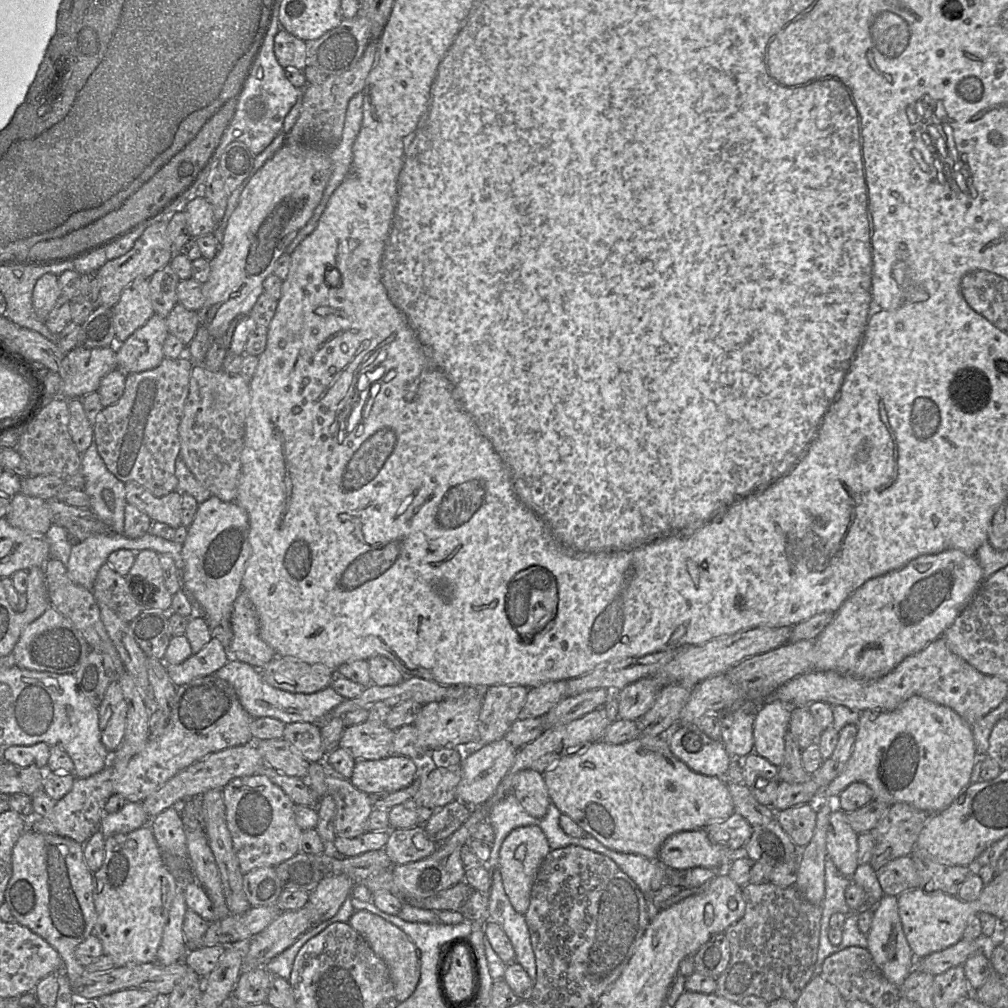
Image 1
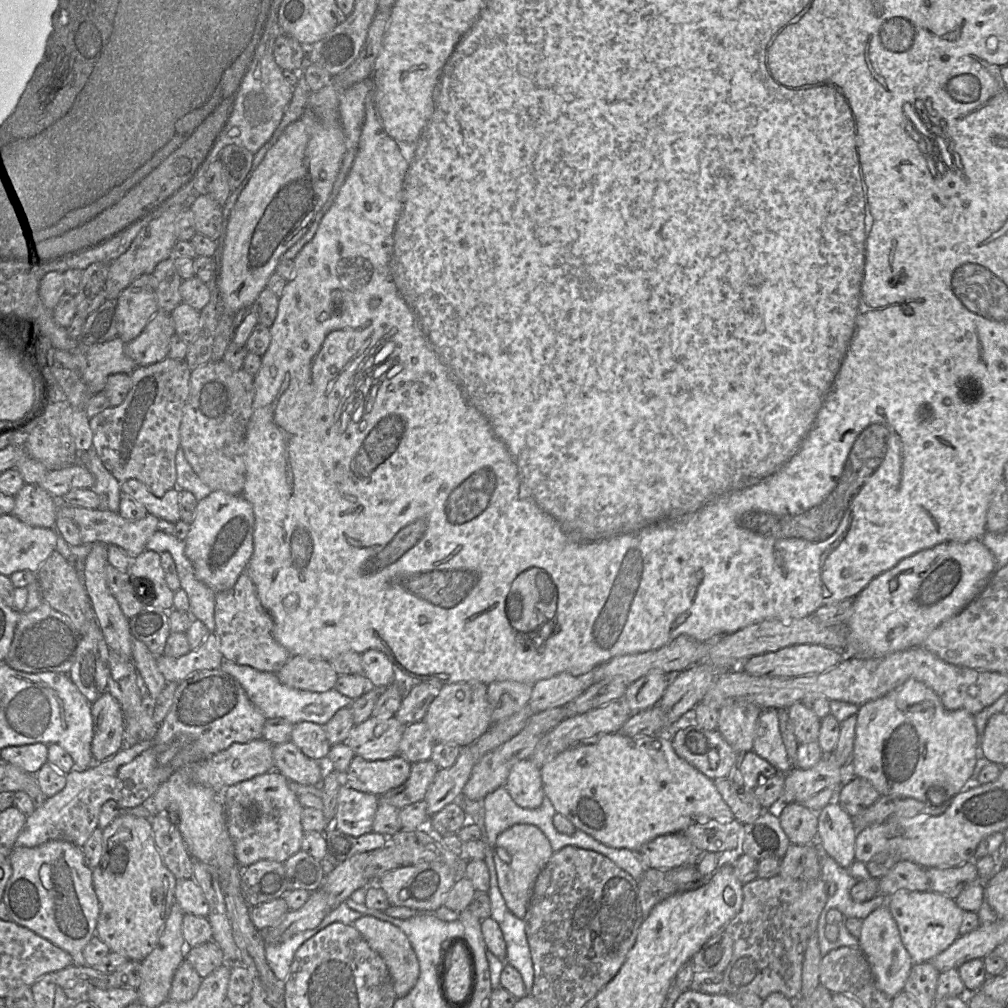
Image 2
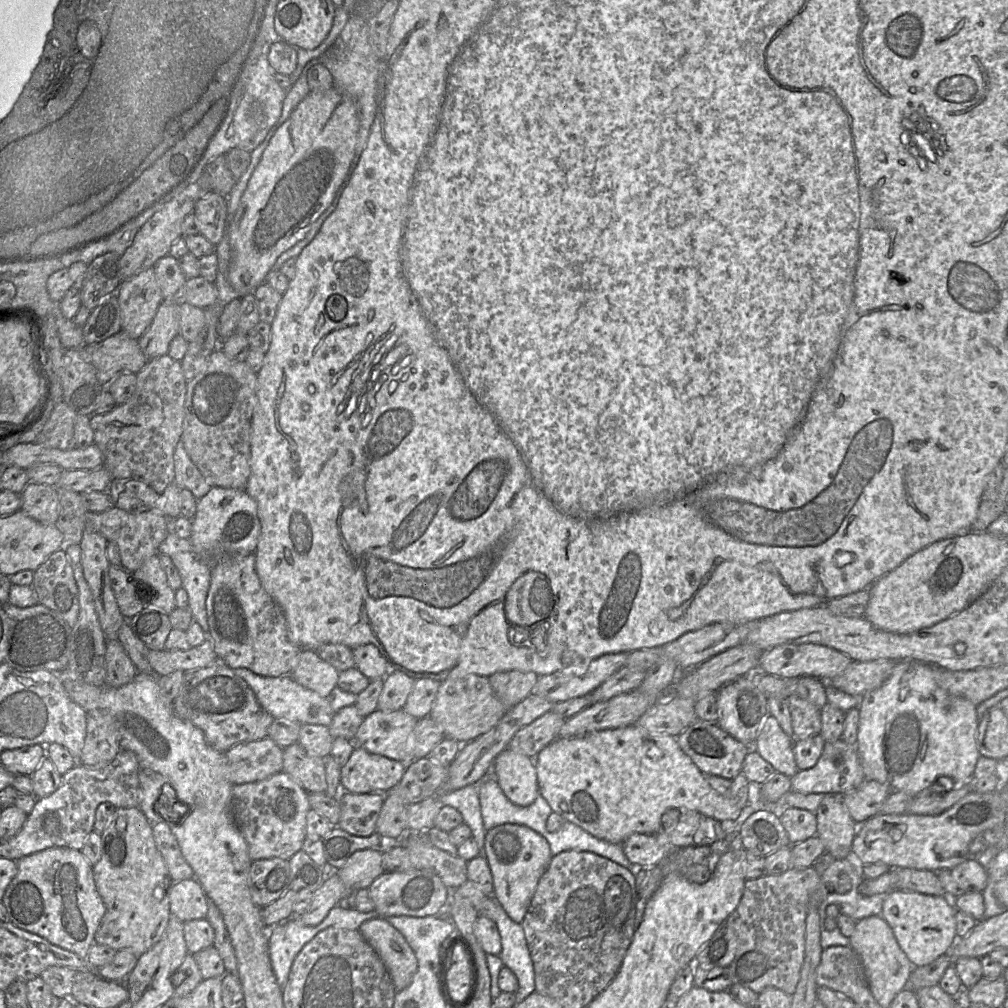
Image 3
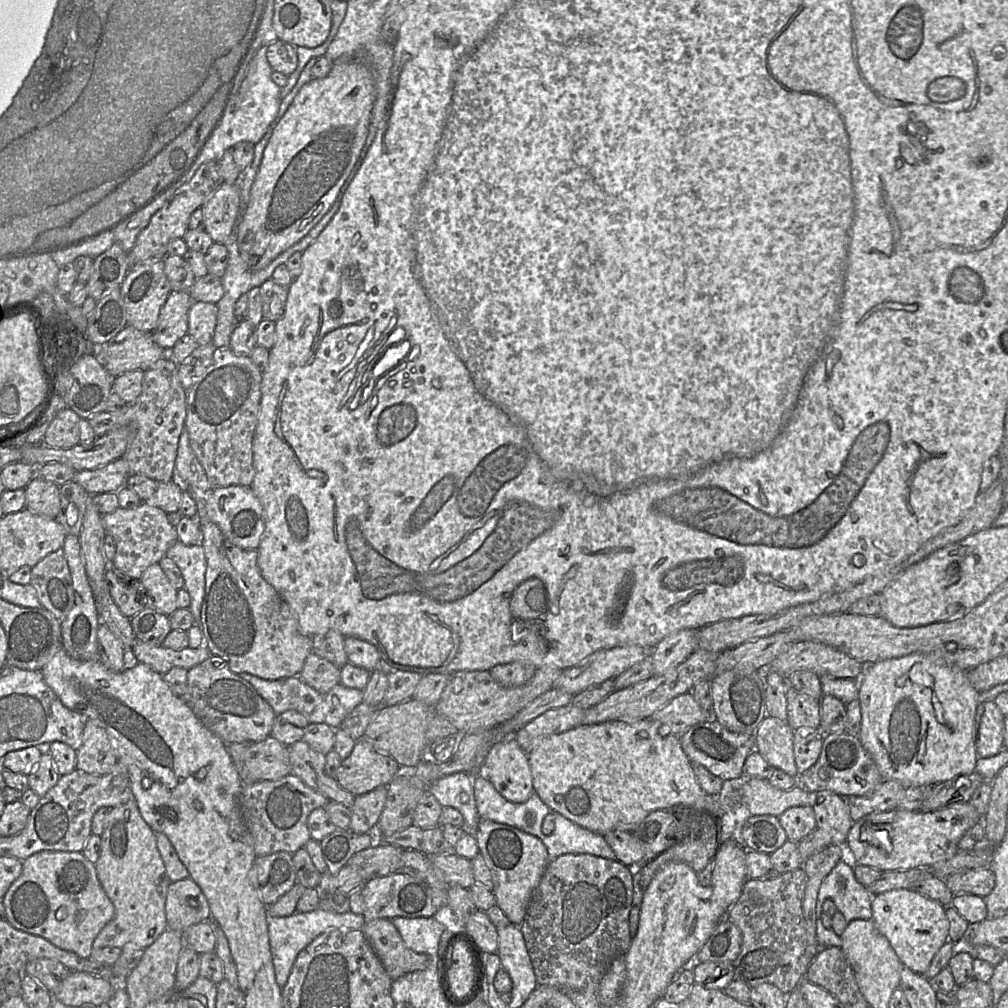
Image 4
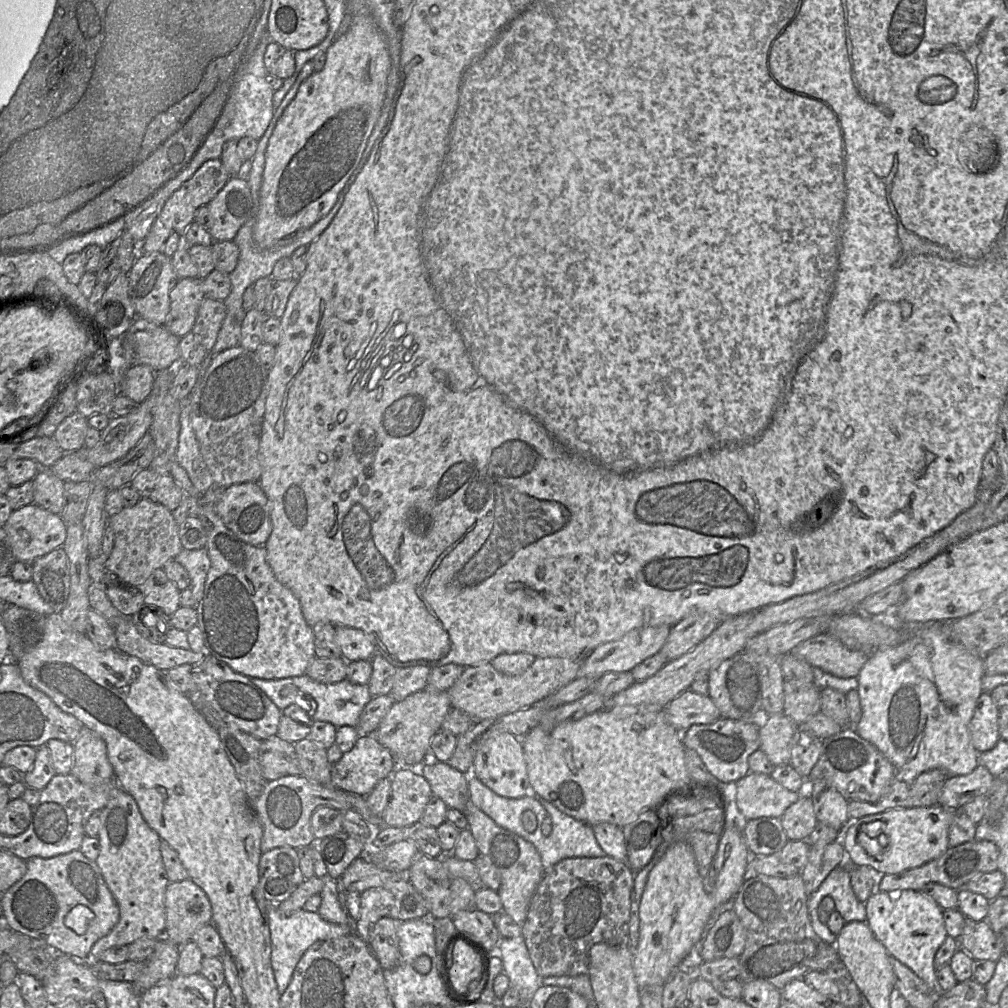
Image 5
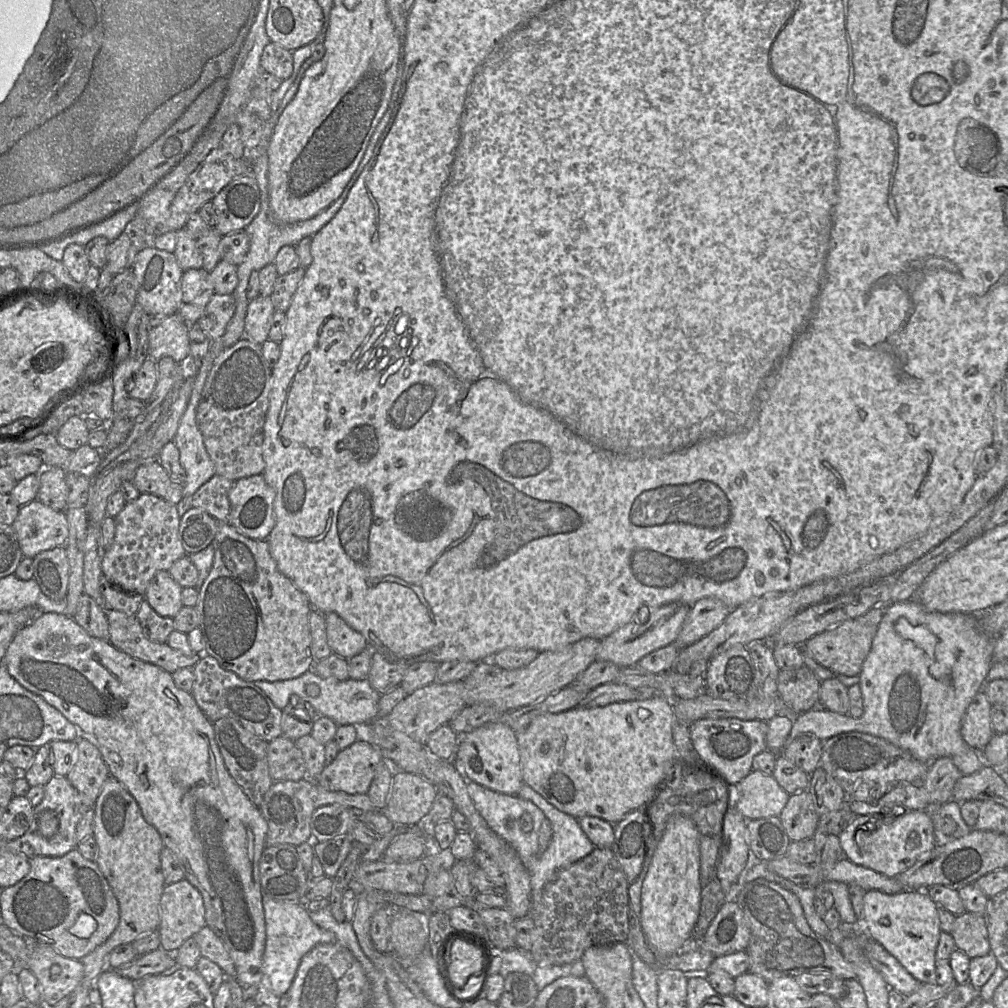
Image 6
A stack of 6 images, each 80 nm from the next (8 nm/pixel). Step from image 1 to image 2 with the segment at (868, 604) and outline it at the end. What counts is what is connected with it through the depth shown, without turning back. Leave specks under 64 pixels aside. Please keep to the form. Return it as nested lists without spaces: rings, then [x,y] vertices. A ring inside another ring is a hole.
[[[980,539],[964,543],[942,543],[901,560],[890,570],[875,577],[854,598],[853,613],[846,622],[848,648],[845,655],[856,658],[879,658],[921,647],[941,623],[960,612],[975,599],[996,572],[995,558]]]

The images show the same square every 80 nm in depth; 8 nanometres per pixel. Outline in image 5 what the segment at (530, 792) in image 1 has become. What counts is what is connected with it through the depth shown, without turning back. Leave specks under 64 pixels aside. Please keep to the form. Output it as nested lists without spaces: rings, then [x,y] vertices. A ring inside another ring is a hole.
[[[488,732],[476,751],[471,774],[500,796],[520,798],[532,791],[521,737],[508,732]]]

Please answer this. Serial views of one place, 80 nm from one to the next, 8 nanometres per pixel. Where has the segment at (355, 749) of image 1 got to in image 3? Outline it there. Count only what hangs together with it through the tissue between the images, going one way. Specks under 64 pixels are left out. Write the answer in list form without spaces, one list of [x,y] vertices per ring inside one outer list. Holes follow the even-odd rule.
[[[376,709],[364,718],[353,742],[372,754],[408,763],[415,760],[414,728],[417,721],[403,709],[391,712]]]

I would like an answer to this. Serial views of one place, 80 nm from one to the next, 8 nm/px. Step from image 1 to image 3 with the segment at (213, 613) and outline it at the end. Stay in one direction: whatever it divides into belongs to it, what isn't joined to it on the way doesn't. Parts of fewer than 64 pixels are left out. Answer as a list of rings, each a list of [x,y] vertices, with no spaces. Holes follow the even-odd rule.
[[[212,487],[211,490],[201,499],[198,500],[197,503],[197,511],[192,519],[192,532],[191,536],[188,539],[193,546],[194,552],[205,559],[212,558],[214,561],[214,555],[248,555],[254,553],[257,548],[259,536],[261,532],[261,523],[258,517],[257,511],[257,503],[253,498],[251,498],[245,490],[242,489],[229,489],[229,488],[222,488],[222,487]]]

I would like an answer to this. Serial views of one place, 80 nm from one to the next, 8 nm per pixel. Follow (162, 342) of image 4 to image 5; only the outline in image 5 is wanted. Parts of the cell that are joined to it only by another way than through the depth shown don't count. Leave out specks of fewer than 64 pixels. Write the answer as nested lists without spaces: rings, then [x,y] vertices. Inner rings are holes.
[[[179,279],[170,292],[170,310],[164,323],[167,330],[179,338],[191,332],[205,298],[203,279]]]

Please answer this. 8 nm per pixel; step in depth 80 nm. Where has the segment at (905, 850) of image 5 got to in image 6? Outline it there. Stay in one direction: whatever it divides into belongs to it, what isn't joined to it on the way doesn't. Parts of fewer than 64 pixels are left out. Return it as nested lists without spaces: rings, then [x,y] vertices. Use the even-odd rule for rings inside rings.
[[[908,810],[897,817],[884,817],[880,813],[854,816],[838,837],[846,859],[888,878],[896,877],[906,871],[937,845],[929,810]],[[871,819],[875,819],[875,825],[869,827],[871,848],[867,851],[856,843],[855,833]]]

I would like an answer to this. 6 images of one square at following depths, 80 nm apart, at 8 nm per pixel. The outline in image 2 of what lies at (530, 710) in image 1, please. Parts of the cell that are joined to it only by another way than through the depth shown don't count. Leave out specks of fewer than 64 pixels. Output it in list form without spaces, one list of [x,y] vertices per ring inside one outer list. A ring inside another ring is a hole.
[[[595,670],[581,675],[556,674],[533,684],[528,706],[533,713],[565,706],[594,684]]]

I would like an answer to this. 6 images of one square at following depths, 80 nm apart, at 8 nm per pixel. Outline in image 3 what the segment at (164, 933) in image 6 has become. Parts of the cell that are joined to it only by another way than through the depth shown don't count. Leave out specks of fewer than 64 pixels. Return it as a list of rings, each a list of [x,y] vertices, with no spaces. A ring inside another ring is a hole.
[[[194,879],[174,882],[170,890],[170,913],[180,921],[204,919],[208,911],[208,897]]]

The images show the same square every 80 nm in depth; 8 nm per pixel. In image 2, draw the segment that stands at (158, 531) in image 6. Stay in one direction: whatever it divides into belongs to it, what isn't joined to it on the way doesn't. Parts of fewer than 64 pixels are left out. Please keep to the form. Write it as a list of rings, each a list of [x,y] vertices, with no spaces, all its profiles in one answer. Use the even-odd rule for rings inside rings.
[[[58,501],[58,513],[71,518],[80,530],[82,543],[101,542],[121,548],[133,560],[145,549],[150,537],[157,531],[159,518],[147,514],[143,519],[130,521],[119,512],[110,510],[87,509],[78,506],[67,506]]]

